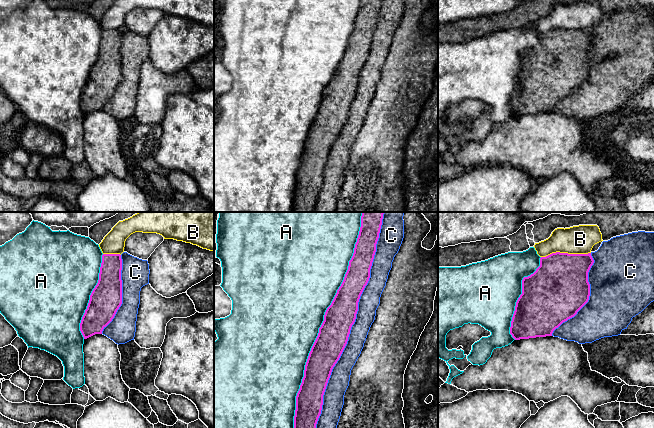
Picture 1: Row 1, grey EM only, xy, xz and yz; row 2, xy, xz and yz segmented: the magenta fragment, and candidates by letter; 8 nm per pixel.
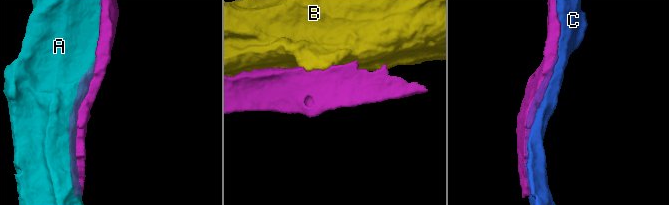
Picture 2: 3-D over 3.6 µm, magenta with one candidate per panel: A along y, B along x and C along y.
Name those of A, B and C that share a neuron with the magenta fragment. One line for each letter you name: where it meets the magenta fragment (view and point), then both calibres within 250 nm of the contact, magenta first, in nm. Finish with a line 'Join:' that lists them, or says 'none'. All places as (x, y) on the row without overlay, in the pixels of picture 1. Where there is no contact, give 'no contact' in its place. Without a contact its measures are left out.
Join: none

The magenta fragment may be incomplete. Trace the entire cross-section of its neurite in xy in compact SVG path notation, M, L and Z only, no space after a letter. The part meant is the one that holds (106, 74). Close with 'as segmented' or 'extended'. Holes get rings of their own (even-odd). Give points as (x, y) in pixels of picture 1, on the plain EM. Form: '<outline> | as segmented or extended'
M103 30L99 56L80 99L80 107L87 115L102 110L122 80L122 35L120 30Z | as segmented

